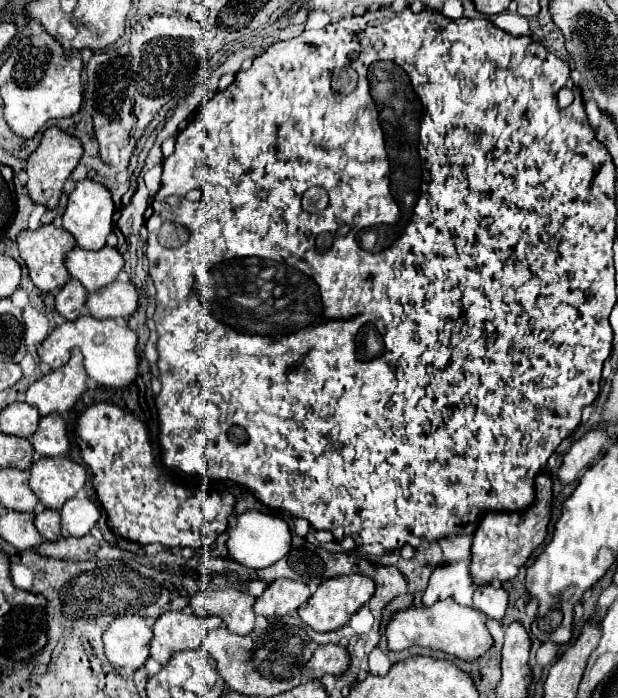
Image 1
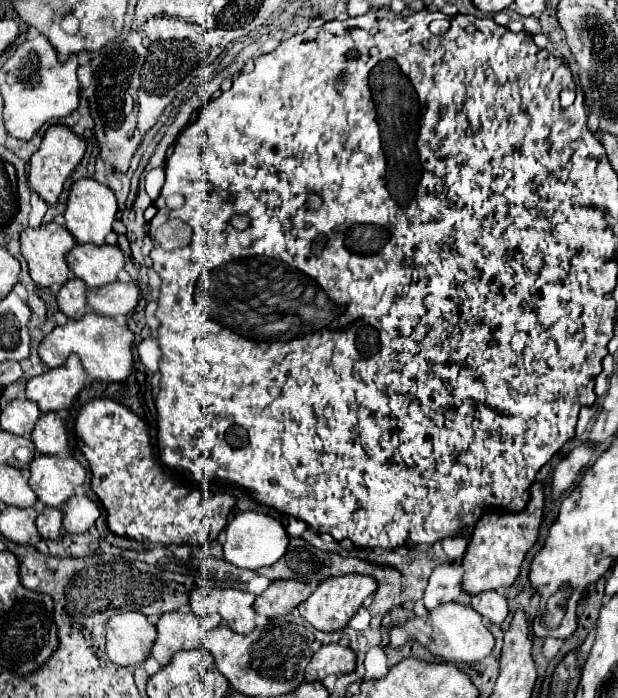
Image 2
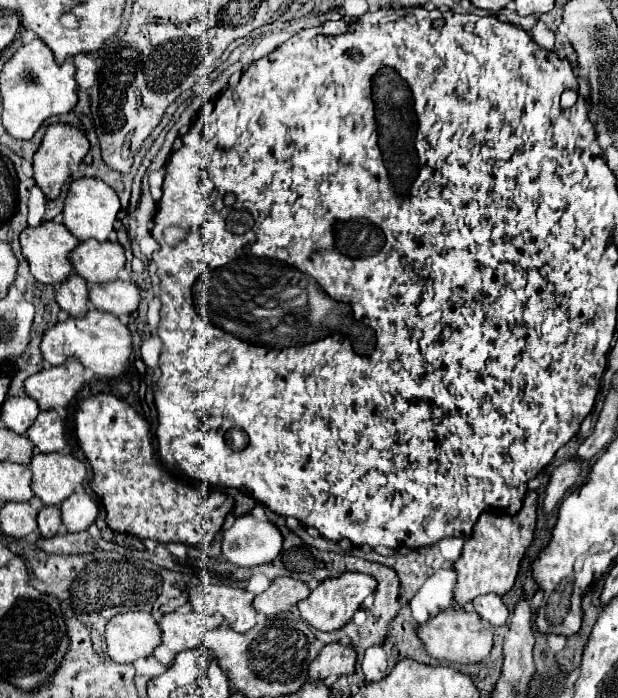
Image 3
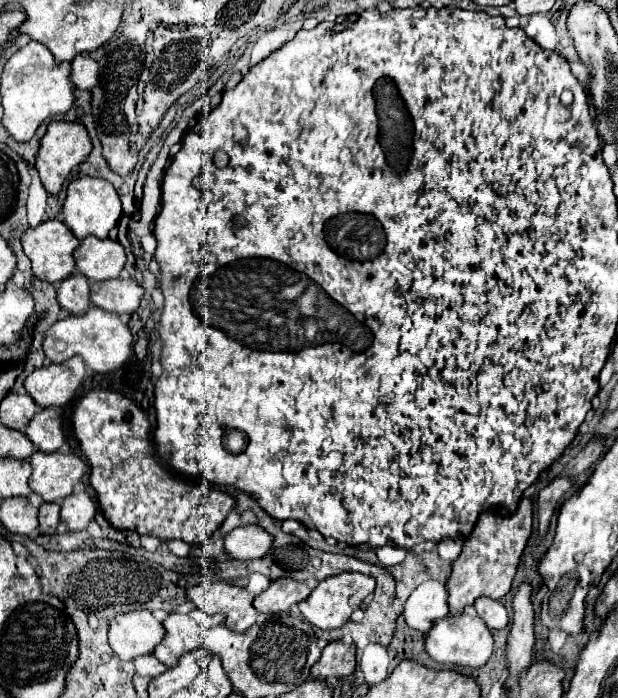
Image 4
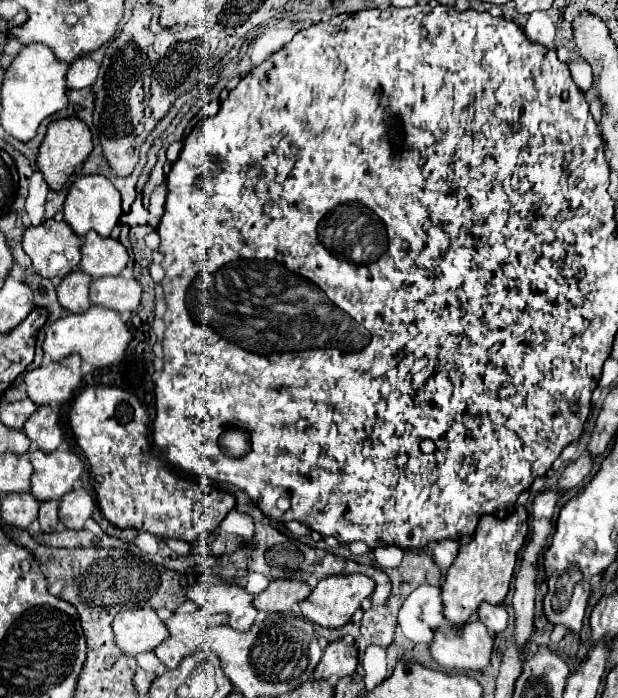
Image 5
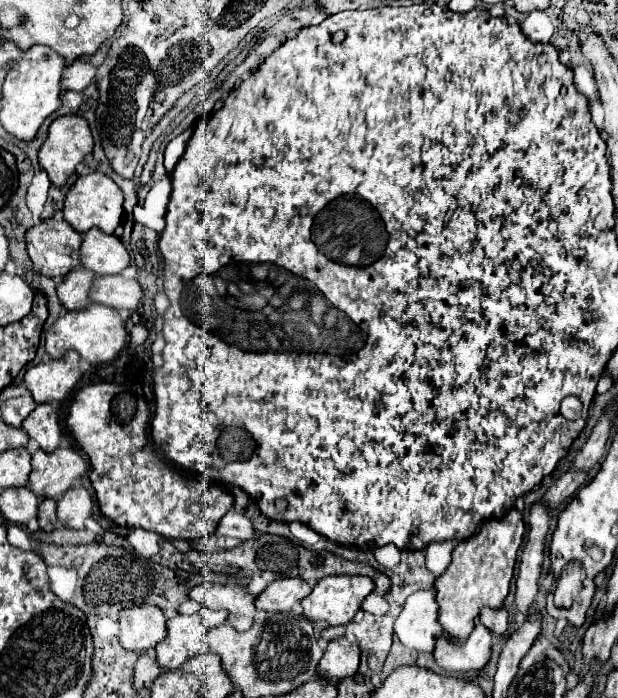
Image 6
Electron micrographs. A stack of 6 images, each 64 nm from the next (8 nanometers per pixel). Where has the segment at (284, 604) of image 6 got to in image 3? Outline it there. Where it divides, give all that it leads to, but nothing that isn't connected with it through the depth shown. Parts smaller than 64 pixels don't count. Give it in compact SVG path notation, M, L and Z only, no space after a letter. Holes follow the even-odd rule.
M276 578L268 590L258 594L254 598L254 608L262 614L274 616L288 612L292 606L296 606L300 600L304 600L310 594L310 588L296 578Z

